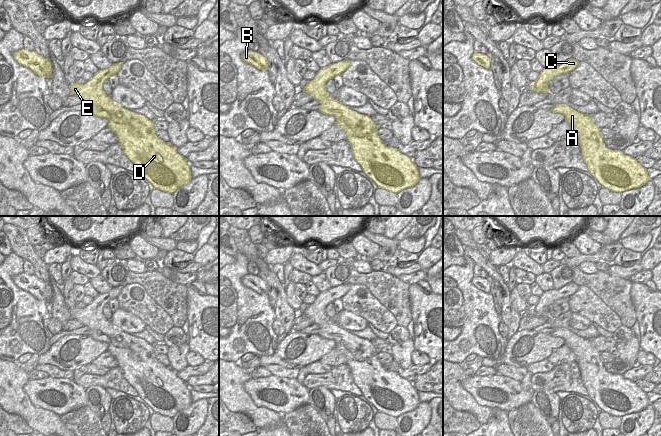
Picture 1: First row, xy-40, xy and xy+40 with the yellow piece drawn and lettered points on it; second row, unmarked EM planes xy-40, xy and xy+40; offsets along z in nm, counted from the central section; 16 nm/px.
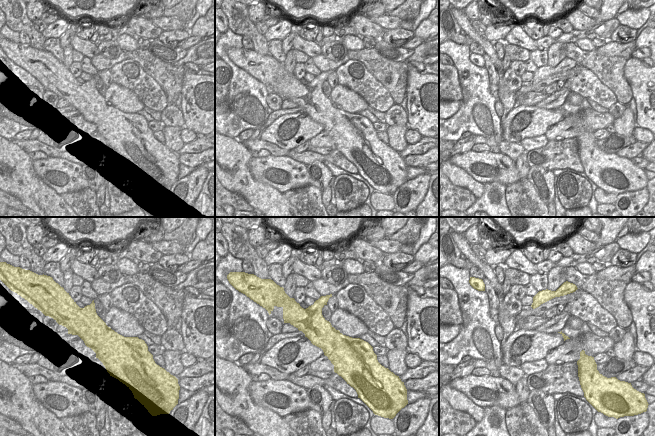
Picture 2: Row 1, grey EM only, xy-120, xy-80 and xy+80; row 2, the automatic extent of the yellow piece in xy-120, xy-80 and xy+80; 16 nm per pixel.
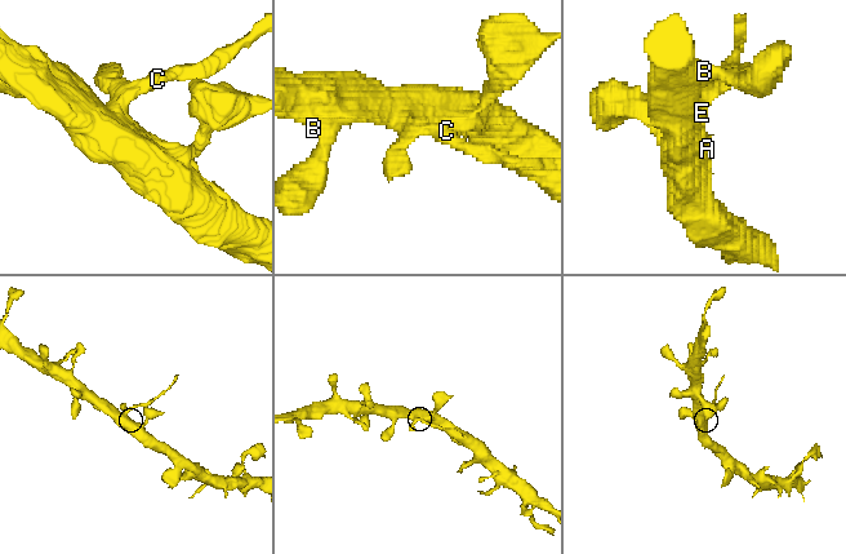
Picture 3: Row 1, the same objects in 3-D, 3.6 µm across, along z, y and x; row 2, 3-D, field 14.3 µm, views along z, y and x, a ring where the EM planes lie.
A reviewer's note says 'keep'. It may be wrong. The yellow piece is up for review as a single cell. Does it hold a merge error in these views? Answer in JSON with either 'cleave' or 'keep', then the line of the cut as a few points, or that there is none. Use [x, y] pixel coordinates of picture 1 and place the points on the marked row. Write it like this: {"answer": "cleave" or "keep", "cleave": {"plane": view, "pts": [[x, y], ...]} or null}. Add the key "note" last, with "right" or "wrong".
{"answer": "cleave", "cleave": {"plane": "xy", "pts": [[335, 63], [332, 72], [333, 77]]}, "note": "wrong"}

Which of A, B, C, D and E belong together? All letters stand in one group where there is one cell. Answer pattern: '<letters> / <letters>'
A B D E / C

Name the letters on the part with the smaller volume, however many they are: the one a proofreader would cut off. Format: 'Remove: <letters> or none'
Remove: C

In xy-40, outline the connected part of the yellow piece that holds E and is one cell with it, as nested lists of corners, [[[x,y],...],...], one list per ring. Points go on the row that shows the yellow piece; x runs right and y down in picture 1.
[[[110,68],[99,70],[85,84],[70,84],[70,95],[76,95],[83,102],[89,103],[90,112],[94,116],[108,120],[107,127],[117,135],[118,143],[122,146],[124,154],[155,189],[173,194],[178,188],[191,181],[191,165],[170,142],[164,142],[156,136],[153,121],[116,104],[103,91],[103,83],[109,78],[109,71]]]

